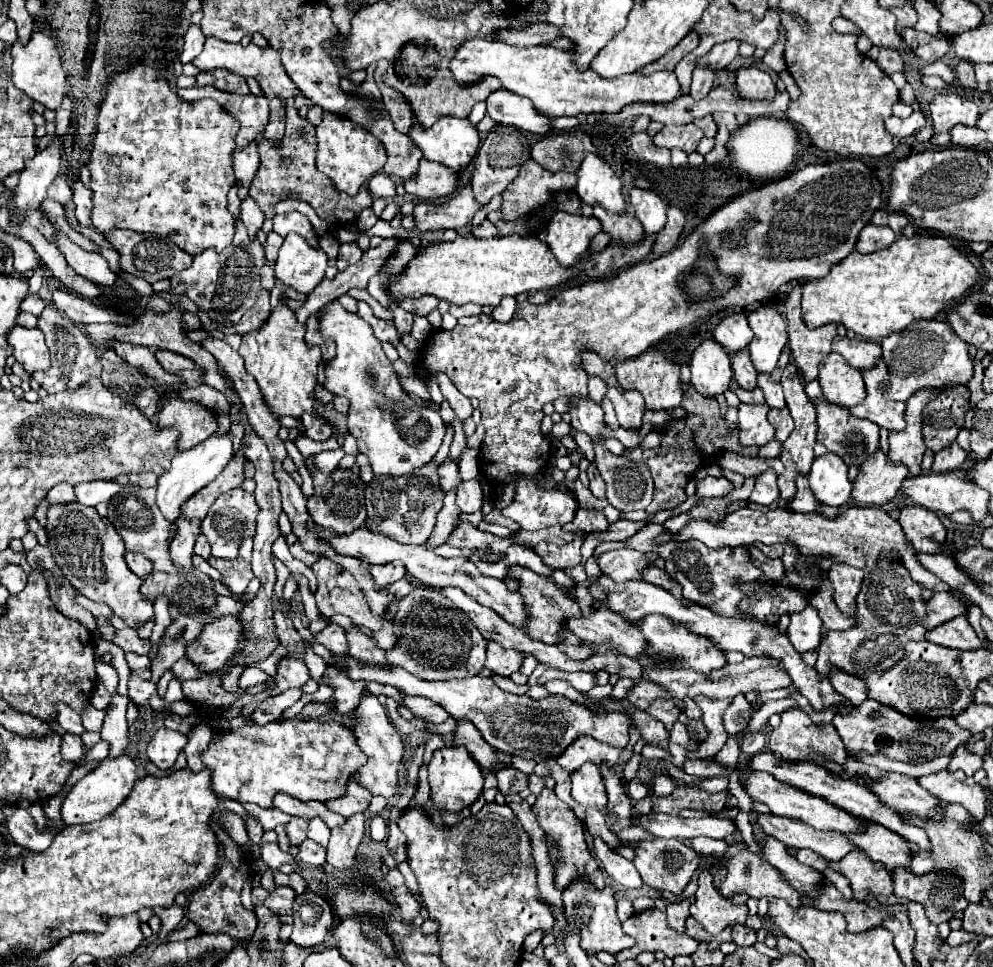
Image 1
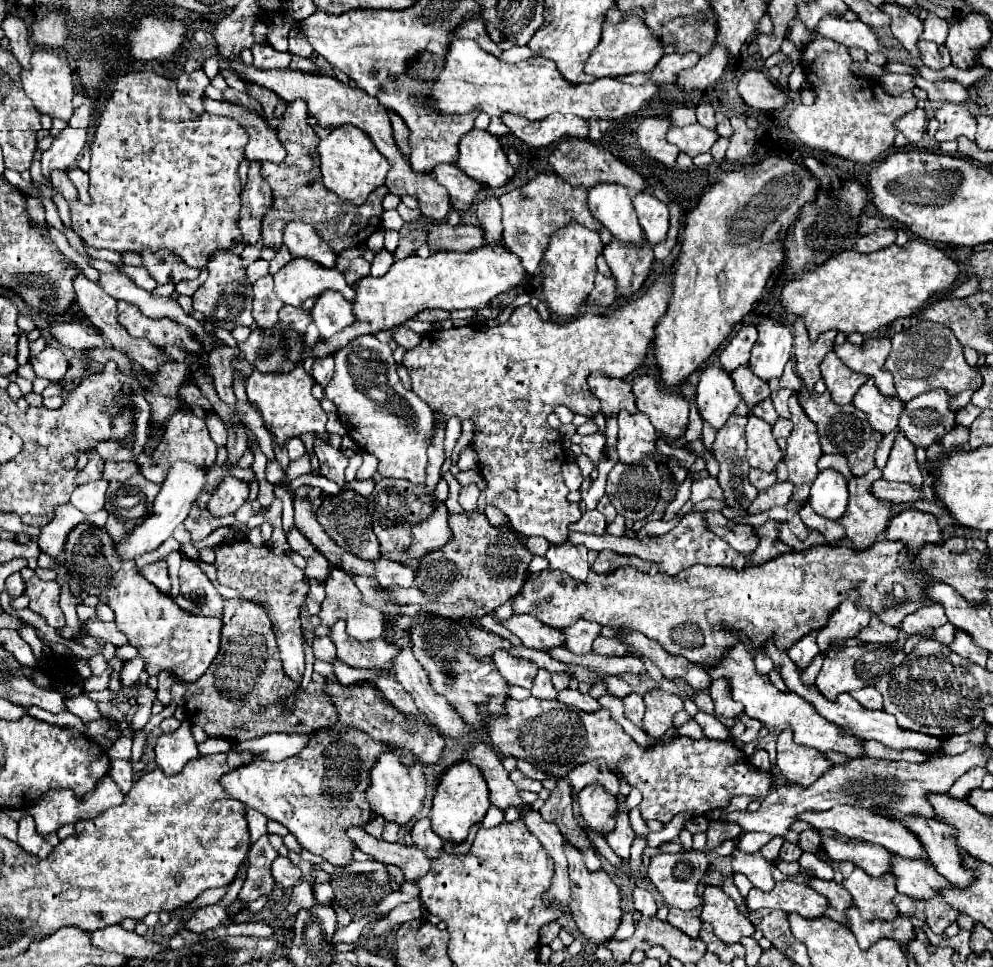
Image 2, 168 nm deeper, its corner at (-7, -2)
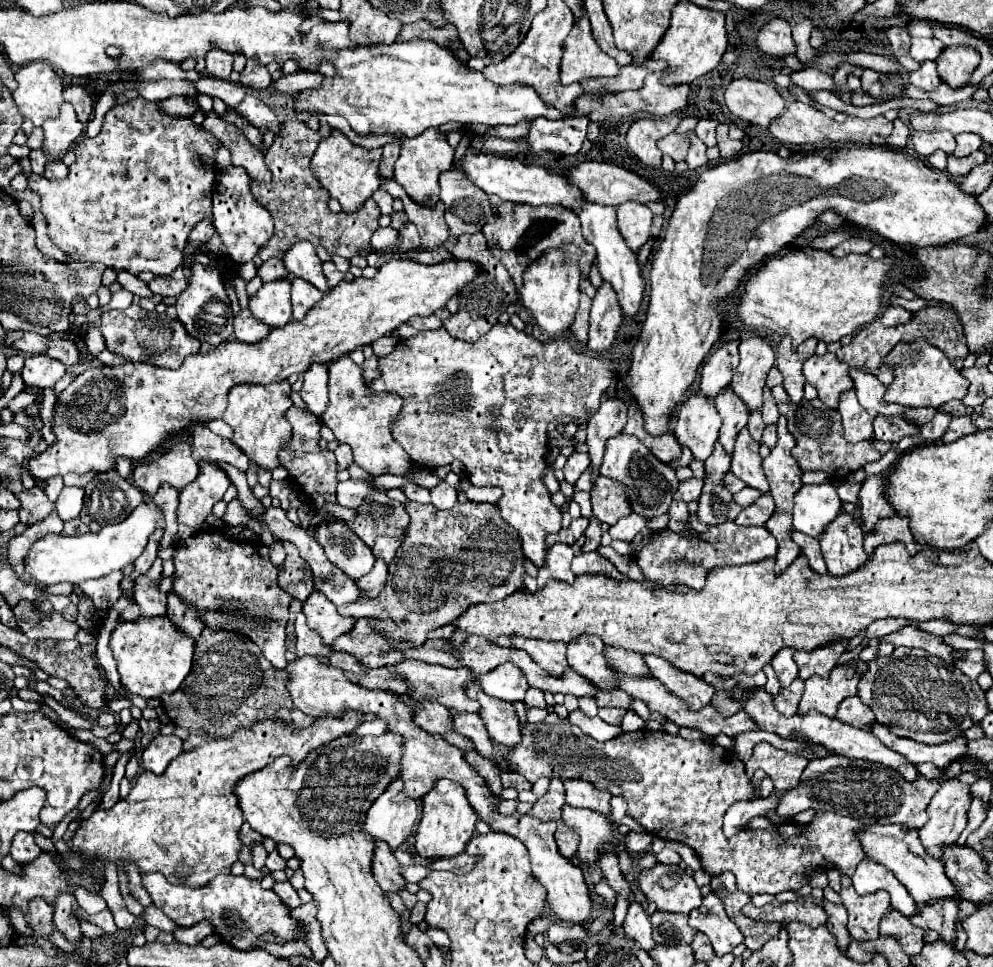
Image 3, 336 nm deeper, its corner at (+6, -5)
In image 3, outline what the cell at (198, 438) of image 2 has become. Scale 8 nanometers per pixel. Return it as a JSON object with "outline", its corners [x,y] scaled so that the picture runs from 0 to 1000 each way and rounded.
{"outline":[[[178,456],[166,471],[142,479],[134,485],[134,502],[146,512],[154,514],[162,502],[184,506],[200,489],[200,481],[192,471],[188,456]]]}

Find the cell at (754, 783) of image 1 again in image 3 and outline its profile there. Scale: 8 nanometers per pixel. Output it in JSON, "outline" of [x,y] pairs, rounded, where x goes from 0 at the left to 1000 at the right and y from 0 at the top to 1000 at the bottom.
{"outline":[[[877,853],[869,861],[865,861],[871,884],[891,899],[899,901],[899,905],[913,917],[915,926],[923,932],[925,938],[936,936],[944,930],[966,930],[966,921],[958,915],[958,909],[952,905],[950,892],[940,890],[927,874],[923,857],[911,857],[911,853]]]}

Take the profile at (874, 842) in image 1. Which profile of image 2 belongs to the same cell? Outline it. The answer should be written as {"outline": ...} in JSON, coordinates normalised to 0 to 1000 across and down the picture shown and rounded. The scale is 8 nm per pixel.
{"outline":[[[898,883],[898,887],[902,920],[916,929],[935,931],[947,925],[947,918],[957,916],[957,912],[953,912],[953,908],[949,908],[937,891],[924,891],[924,887],[904,887],[904,883]]]}

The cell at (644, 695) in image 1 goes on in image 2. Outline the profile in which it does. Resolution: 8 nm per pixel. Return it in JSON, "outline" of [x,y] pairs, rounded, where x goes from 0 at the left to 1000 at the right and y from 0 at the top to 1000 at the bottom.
{"outline":[[[632,718],[628,722],[628,732],[630,732],[630,743],[634,747],[638,747],[640,751],[647,749],[647,740],[649,740],[649,726],[647,726],[647,720],[642,718]]]}

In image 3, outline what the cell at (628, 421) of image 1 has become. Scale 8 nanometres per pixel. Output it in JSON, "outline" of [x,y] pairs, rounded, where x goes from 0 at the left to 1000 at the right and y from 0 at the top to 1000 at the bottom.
{"outline":[[[621,450],[615,456],[611,456],[611,464],[609,464],[609,475],[605,481],[605,491],[615,493],[623,499],[627,499],[631,506],[631,514],[633,514],[633,522],[637,526],[637,531],[648,533],[648,535],[662,535],[672,531],[676,518],[678,518],[678,510],[682,508],[682,493],[680,487],[674,485],[674,481],[668,481],[666,477],[662,477],[662,473],[658,473],[654,468],[654,464],[650,464],[650,460],[646,460],[646,456],[641,456],[641,452],[633,452],[633,450]]]}

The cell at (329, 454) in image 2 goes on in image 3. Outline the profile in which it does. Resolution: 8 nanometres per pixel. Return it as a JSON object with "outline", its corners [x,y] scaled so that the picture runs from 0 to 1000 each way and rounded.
{"outline":[[[351,495],[350,497],[341,498],[339,504],[339,520],[345,522],[345,524],[360,526],[364,522],[364,518],[376,506],[380,506],[380,504],[366,496]]]}

